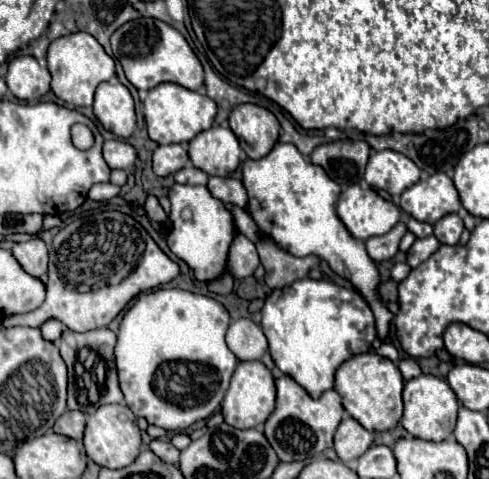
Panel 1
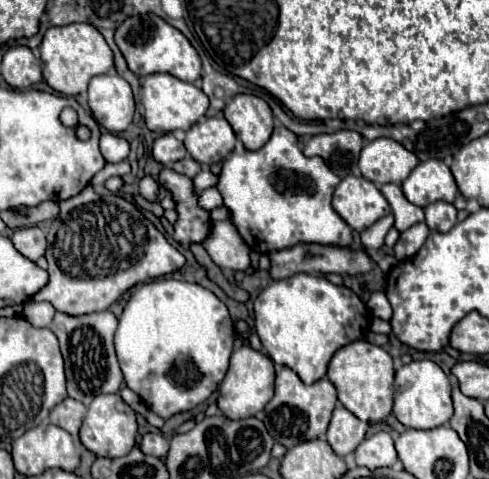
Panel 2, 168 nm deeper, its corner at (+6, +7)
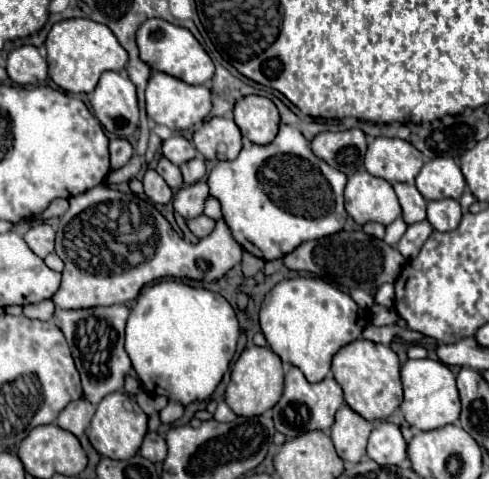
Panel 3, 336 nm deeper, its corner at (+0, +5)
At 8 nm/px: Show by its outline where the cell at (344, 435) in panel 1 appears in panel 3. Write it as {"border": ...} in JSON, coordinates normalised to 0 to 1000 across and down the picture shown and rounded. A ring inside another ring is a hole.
{"border":[[[701,846],[685,866],[685,883],[677,887],[677,916],[685,925],[689,950],[701,962],[730,967],[746,950],[759,900],[763,883],[742,875],[734,862],[718,858],[718,850]]]}

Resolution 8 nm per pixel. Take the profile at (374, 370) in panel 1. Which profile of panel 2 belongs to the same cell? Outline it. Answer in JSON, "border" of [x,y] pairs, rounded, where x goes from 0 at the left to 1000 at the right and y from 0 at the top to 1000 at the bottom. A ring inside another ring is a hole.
{"border":[[[722,712],[706,720],[706,729],[693,729],[673,754],[669,787],[685,804],[693,837],[706,846],[706,854],[714,854],[738,879],[779,883],[800,862],[808,770],[800,741],[775,720],[763,720],[755,712]]]}

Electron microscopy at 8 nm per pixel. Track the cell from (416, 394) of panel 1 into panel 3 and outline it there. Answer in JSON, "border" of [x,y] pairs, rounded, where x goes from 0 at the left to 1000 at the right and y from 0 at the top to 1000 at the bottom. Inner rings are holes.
{"border":[[[836,749],[820,766],[820,795],[824,795],[828,833],[816,854],[824,858],[824,871],[840,891],[857,900],[881,900],[922,887],[939,875],[939,858],[943,858],[939,816],[930,804],[930,783],[910,758],[885,749]]]}

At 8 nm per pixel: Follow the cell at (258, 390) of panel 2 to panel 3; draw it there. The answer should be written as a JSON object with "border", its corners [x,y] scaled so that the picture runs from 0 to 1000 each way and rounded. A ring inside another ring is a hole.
{"border":[[[505,724],[476,762],[472,795],[460,816],[460,841],[481,858],[481,866],[521,871],[554,850],[575,833],[579,820],[579,766],[571,741],[562,741],[550,724]]]}

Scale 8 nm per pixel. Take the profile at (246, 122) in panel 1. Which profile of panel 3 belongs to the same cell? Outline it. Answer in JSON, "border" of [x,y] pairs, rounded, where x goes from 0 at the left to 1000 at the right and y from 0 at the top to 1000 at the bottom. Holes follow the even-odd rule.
{"border":[[[505,198],[481,215],[481,257],[509,294],[542,303],[566,282],[571,232],[554,207]]]}

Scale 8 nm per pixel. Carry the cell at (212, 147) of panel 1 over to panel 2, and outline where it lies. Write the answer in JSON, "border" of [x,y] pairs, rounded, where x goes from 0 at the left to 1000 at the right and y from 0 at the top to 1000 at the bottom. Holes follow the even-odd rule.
{"border":[[[419,244],[378,282],[378,307],[387,324],[415,344],[456,336],[476,315],[481,294],[485,286],[472,261],[452,244]]]}

